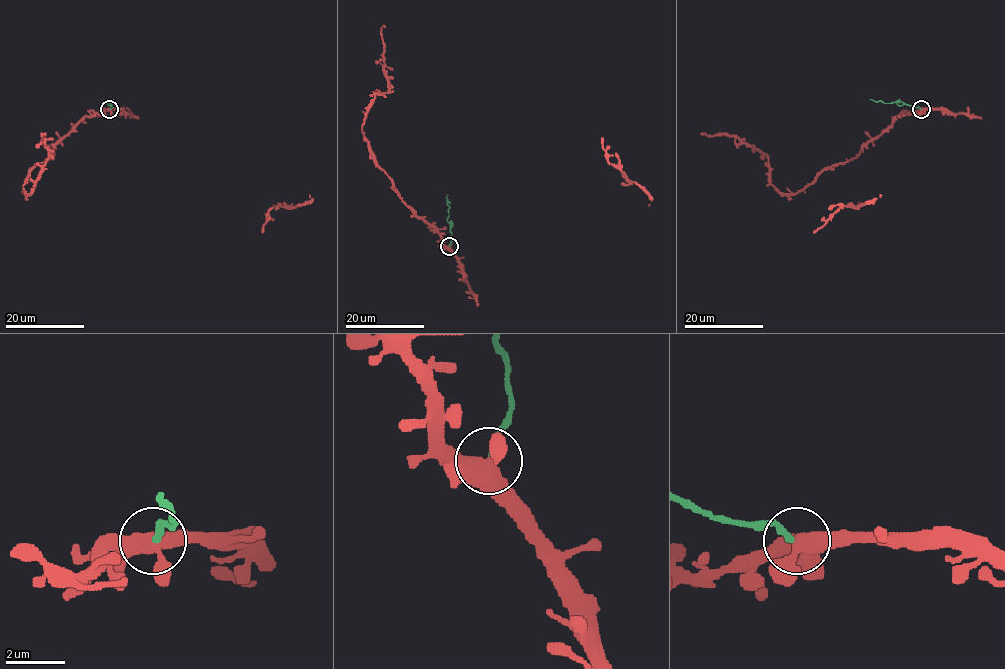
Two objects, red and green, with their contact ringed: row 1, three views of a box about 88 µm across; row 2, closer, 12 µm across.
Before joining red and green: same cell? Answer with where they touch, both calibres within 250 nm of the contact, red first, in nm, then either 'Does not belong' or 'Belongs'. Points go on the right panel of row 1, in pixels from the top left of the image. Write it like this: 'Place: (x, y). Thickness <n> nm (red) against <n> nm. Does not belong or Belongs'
Place: (921, 109). Thickness 420 nm (red) against 200 nm. Does not belong

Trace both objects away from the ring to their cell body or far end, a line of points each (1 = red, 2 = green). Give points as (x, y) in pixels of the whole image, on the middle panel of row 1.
1: (449, 246), (405, 203), (376, 163), (363, 135), (368, 105), (376, 94), (388, 89), (381, 28), (385, 26)
2: (449, 246), (452, 235), (447, 220), (447, 194)

